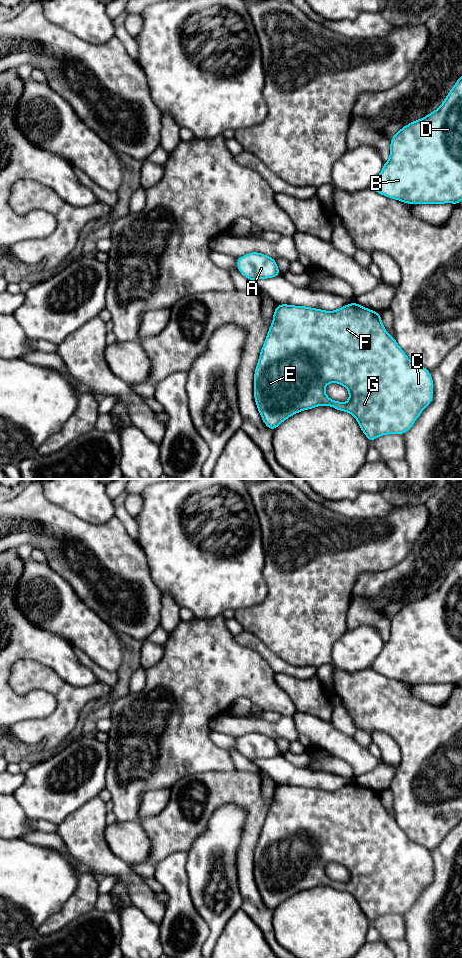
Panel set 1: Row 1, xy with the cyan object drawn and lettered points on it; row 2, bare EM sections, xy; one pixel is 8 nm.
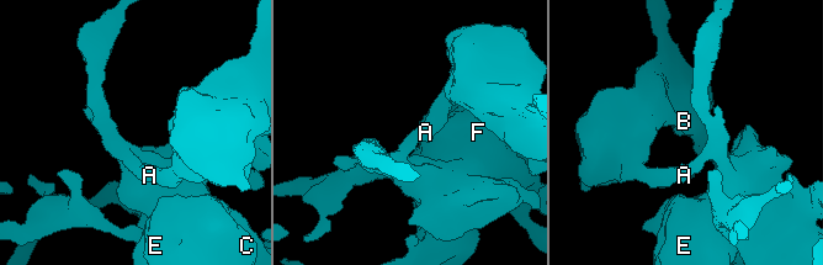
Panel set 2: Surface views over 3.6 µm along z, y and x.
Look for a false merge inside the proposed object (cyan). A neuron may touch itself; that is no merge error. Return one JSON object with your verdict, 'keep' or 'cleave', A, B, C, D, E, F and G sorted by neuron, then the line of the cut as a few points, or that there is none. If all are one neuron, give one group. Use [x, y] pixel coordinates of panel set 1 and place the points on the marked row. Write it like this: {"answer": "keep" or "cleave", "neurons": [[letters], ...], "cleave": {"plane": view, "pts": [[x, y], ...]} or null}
{"answer": "keep", "neurons": [["A", "B", "C", "D", "E", "F", "G"]], "cleave": null}

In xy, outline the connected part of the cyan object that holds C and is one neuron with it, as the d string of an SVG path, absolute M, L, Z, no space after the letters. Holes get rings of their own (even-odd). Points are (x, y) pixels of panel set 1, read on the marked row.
M356 302L347 304L334 311L325 311L305 306L279 304L275 308L273 321L268 330L268 334L264 341L258 363L255 368L254 399L262 417L262 421L270 430L274 430L286 419L301 411L312 409L317 406L331 406L334 409L345 411L353 415L363 433L366 435L368 440L372 442L382 435L404 434L413 426L421 412L433 400L433 379L430 371L428 371L425 367L412 362L400 348L395 338L387 333L381 321L380 313L376 311L362 307ZM328 383L338 383L344 386L349 391L349 400L346 403L343 403L330 399L325 393L325 387Z

